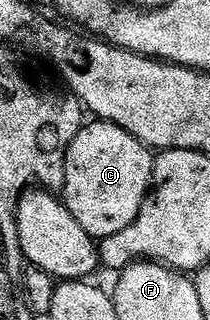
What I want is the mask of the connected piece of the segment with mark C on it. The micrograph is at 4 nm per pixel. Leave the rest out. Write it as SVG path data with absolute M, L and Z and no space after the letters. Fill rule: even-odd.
M93 120L82 125L81 130L71 140L65 150L65 189L63 191L63 205L79 220L83 232L87 232L95 240L115 236L115 232L123 232L127 224L139 216L141 205L145 203L153 181L154 151L143 145L131 132L116 126L114 122Z

